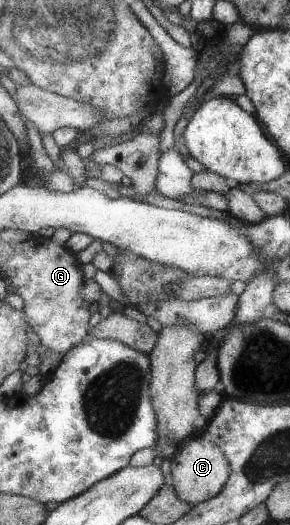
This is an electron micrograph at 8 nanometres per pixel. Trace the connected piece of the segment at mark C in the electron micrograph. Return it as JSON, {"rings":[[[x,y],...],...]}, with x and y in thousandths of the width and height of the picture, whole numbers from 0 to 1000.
{"rings":[[[683,829],[607,853],[603,867],[590,872],[590,903],[617,949],[676,964],[748,945],[800,907],[800,882],[783,876],[783,865],[755,853],[755,846],[721,844]]]}

